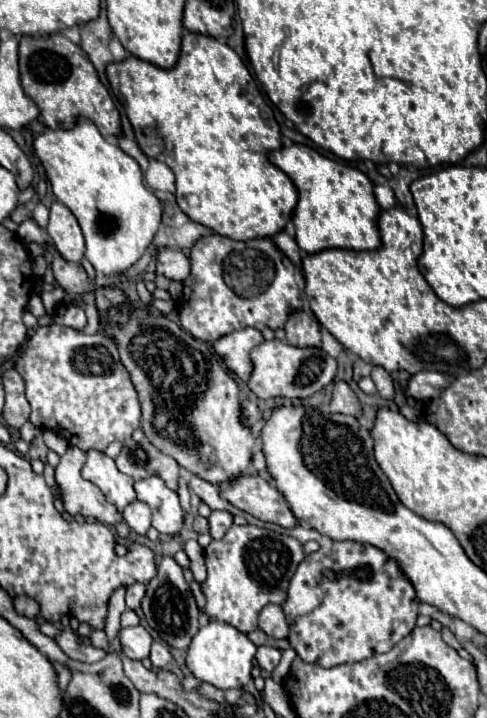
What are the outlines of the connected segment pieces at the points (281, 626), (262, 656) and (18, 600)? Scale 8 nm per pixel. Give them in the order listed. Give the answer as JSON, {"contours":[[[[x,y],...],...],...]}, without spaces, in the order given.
{"contours":[[[[265,605],[259,613],[259,629],[265,631],[269,637],[275,639],[287,639],[289,635],[289,625],[285,619],[285,613],[281,605]]],[[[259,647],[257,649],[257,663],[261,669],[265,671],[273,671],[281,659],[281,651],[275,649],[275,647]]],[[[15,597],[15,609],[25,615],[25,617],[39,617],[39,603],[33,601],[31,597]]]]}

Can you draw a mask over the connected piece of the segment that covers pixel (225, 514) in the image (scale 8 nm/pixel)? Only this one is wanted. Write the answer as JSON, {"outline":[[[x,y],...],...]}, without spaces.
{"outline":[[[211,511],[209,527],[213,539],[221,539],[231,525],[233,525],[233,515],[229,511]]]}

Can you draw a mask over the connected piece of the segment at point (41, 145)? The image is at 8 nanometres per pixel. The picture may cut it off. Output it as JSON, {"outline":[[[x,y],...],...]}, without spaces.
{"outline":[[[81,117],[73,129],[47,129],[35,137],[33,147],[47,171],[55,197],[77,217],[85,237],[85,257],[97,273],[123,275],[141,259],[161,225],[161,203],[145,189],[143,175],[133,157],[105,141],[93,121]]]}

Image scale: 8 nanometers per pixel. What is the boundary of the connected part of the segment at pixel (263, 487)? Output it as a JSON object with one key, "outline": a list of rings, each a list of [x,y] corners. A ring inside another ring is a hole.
{"outline":[[[241,475],[231,481],[229,487],[221,491],[221,495],[235,505],[237,509],[281,527],[295,527],[297,517],[289,509],[285,497],[259,475]]]}

